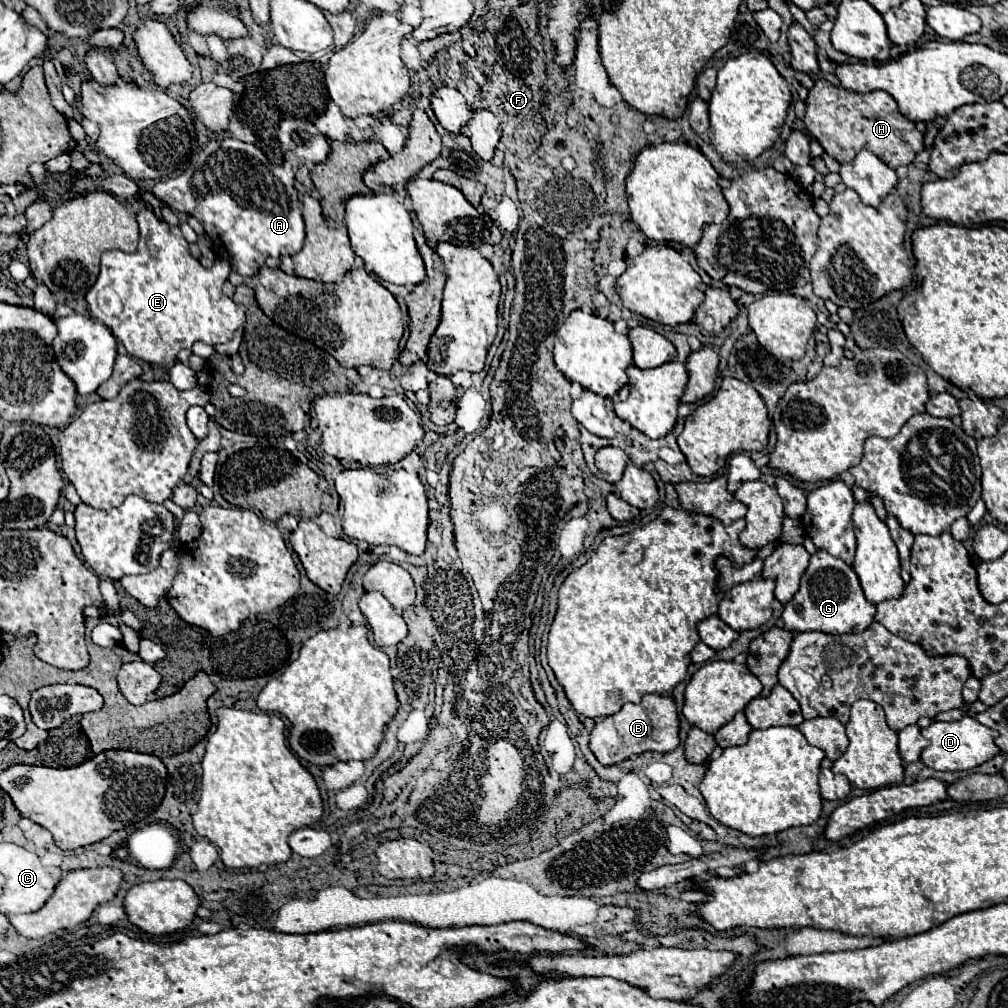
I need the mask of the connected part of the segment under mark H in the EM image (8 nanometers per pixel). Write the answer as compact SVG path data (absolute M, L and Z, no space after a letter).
M823 78L815 80L815 86L809 90L805 126L823 150L839 164L853 160L853 156L861 150L871 150L889 168L899 168L911 164L917 152L923 150L923 134L911 120L901 116L893 96L881 90L869 94L849 92L843 86L833 86Z

